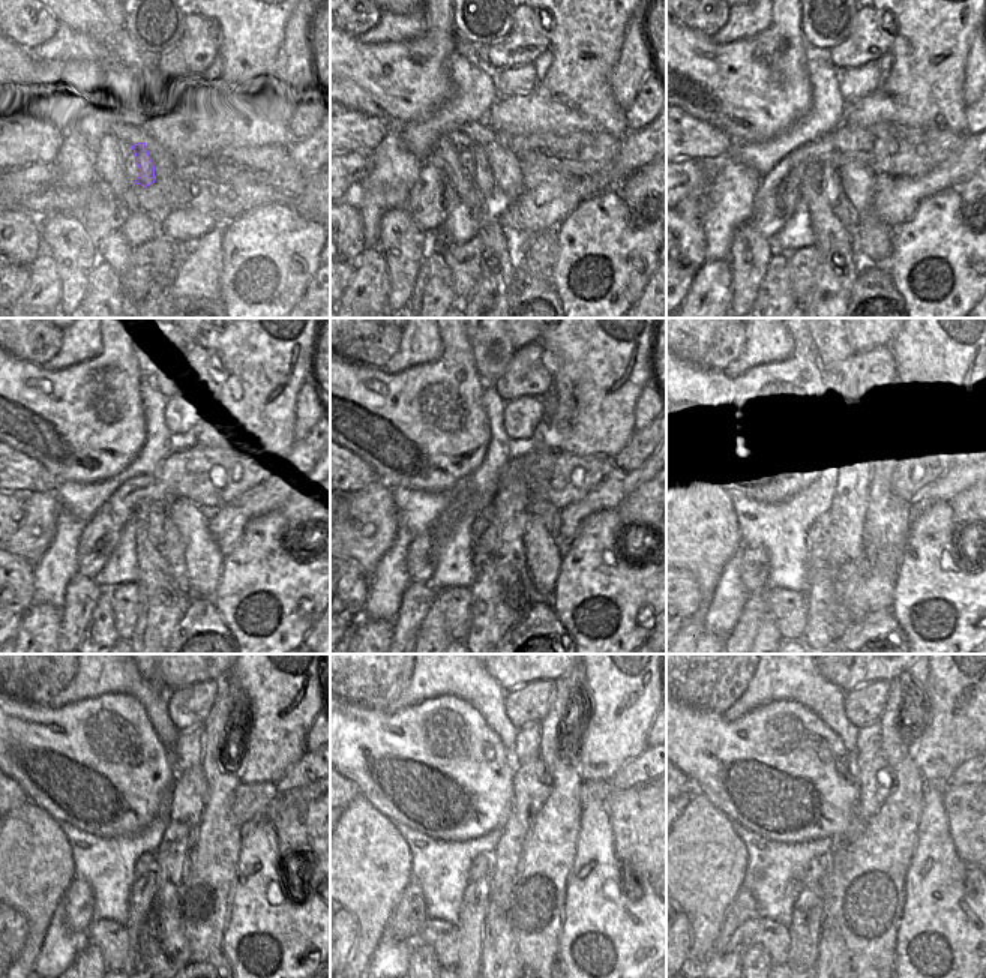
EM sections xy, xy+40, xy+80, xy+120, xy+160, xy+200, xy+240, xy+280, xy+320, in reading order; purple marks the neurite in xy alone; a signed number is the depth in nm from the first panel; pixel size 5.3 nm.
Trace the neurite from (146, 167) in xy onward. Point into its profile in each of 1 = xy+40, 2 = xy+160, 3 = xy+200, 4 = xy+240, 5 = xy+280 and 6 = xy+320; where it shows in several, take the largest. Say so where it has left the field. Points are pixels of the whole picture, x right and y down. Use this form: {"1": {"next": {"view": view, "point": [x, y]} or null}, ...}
{"1": {"next": {"view": "xy+40", "point": [482, 177]}}, "2": {"next": {"view": "xy+160", "point": [479, 525]}}, "3": {"next": {"view": "xy+200", "point": [823, 521]}}, "4": {"next": {"view": "xy+240", "point": [146, 863]}}, "5": {"next": {"view": "xy+280", "point": [480, 866]}}, "6": {"next": {"view": "xy+320", "point": [817, 867]}}}

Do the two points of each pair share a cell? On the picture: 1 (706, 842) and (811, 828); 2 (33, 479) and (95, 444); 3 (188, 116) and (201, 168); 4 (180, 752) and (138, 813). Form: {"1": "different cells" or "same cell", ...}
{"1": "different cells", "2": "different cells", "3": "different cells", "4": "different cells"}

